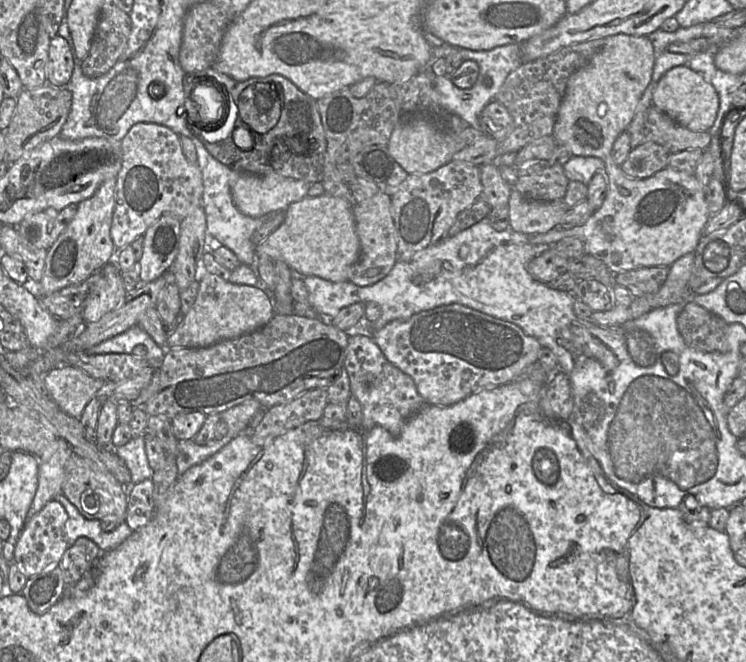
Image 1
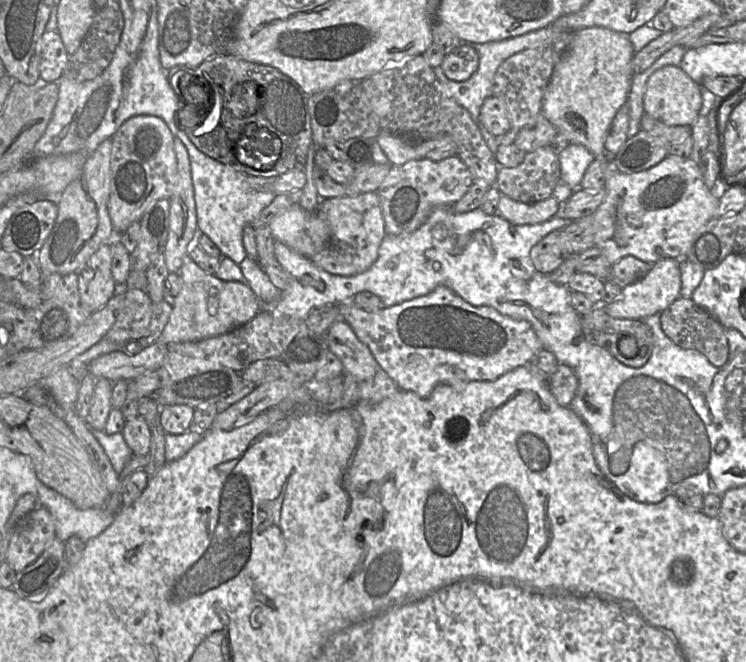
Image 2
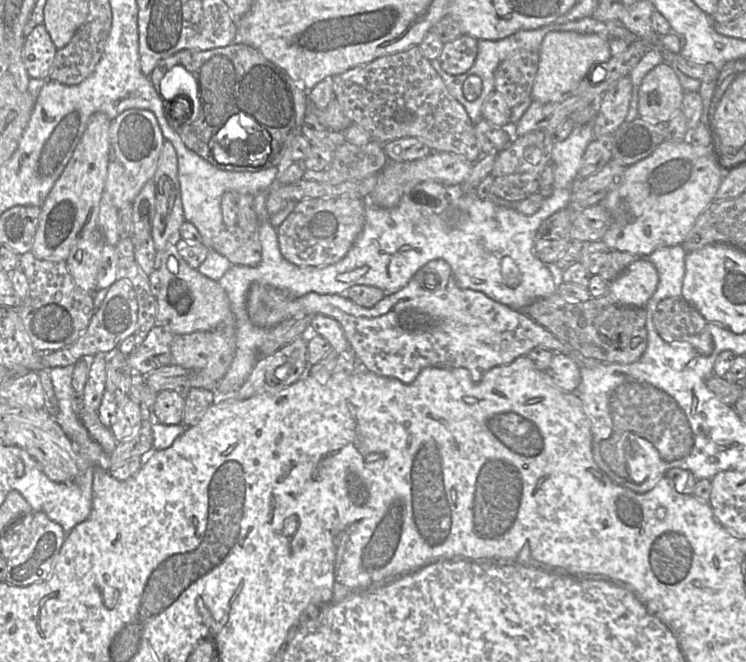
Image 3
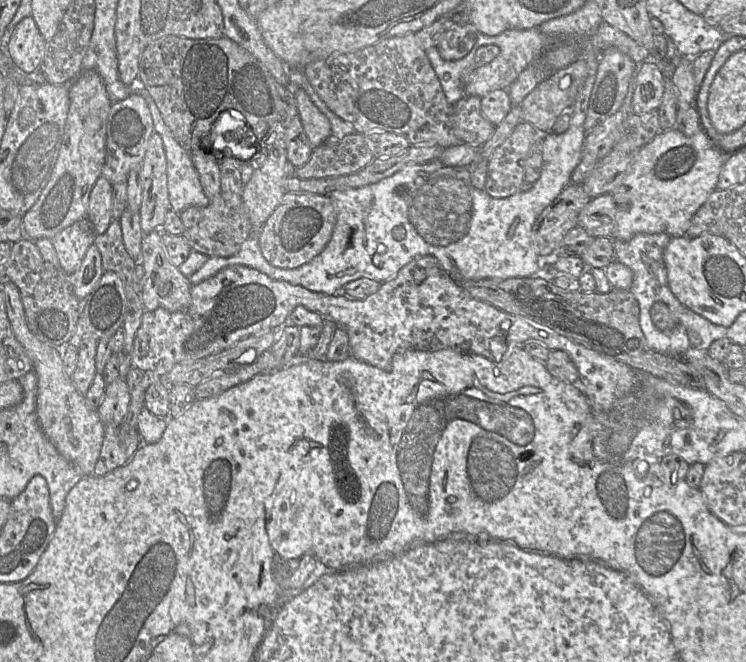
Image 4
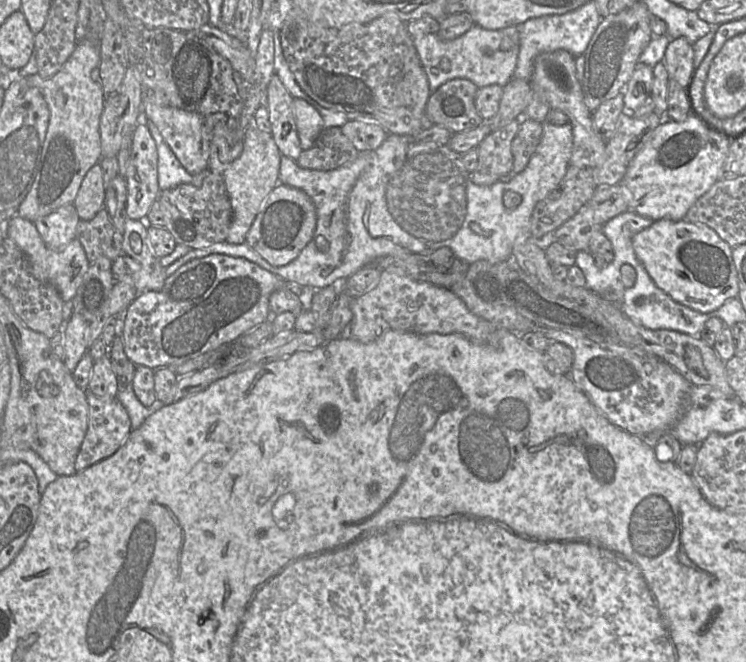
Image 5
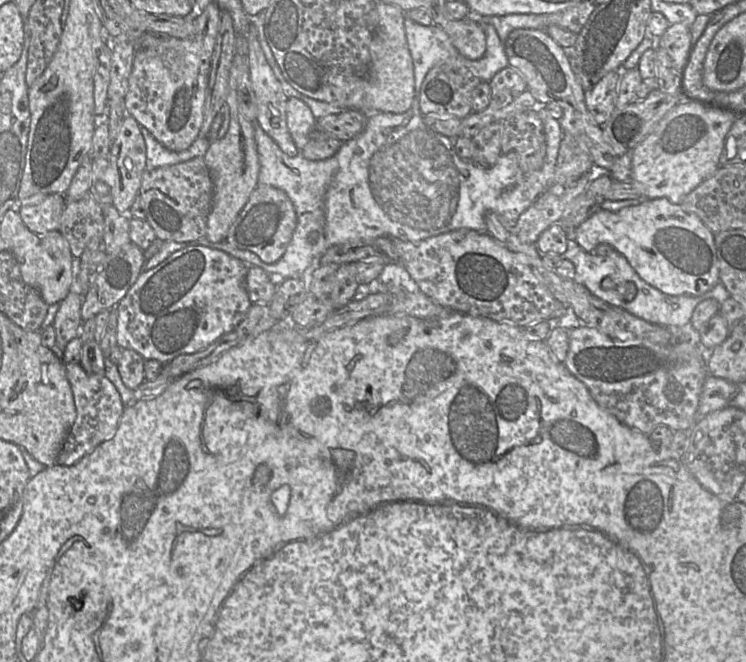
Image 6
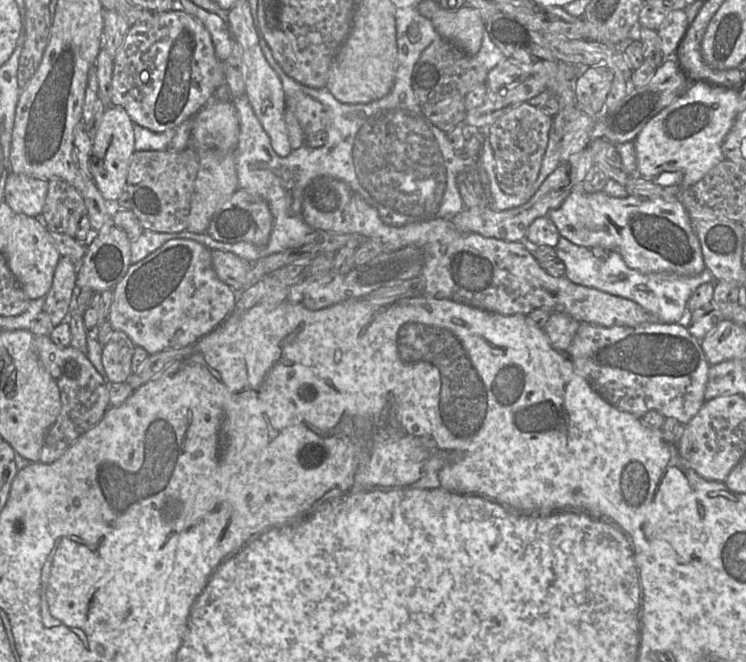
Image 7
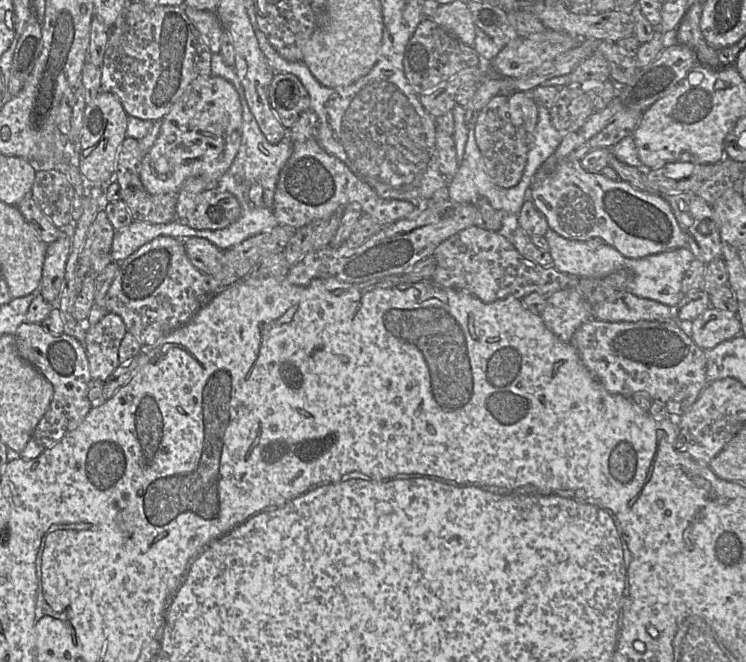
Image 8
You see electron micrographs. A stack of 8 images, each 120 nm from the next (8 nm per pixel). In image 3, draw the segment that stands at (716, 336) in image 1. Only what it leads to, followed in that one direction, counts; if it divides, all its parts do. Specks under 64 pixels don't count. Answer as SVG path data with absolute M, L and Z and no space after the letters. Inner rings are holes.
M683 297L660 300L652 319L658 334L666 342L688 342L703 356L712 353L714 345L708 321Z

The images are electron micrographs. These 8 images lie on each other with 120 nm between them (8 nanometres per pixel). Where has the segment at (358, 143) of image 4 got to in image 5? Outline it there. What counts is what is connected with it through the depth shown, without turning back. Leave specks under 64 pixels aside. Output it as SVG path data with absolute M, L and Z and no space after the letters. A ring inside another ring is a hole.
M328 127L321 131L311 148L302 151L296 162L304 169L330 171L352 162L358 154L340 127Z

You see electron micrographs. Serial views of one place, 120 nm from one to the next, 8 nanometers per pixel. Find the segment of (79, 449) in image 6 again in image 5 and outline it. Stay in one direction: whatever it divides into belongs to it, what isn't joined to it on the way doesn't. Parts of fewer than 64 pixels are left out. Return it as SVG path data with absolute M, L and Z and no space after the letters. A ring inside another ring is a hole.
M89 390L85 394L89 407L88 428L75 460L76 472L115 454L133 431L129 415L117 397L97 396Z

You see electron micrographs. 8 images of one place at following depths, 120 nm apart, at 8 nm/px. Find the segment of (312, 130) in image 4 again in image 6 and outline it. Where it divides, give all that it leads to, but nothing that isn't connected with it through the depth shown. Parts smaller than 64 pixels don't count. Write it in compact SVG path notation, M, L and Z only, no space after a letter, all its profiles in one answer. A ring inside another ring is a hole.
M289 97L286 111L287 128L296 148L300 151L308 143L309 135L316 128L317 119L302 100Z

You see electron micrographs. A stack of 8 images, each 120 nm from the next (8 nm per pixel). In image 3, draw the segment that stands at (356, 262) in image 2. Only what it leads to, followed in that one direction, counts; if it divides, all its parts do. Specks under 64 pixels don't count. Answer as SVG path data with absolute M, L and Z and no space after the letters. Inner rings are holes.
M309 198L296 202L293 211L277 227L282 256L299 267L325 267L340 261L351 249L364 226L366 199Z

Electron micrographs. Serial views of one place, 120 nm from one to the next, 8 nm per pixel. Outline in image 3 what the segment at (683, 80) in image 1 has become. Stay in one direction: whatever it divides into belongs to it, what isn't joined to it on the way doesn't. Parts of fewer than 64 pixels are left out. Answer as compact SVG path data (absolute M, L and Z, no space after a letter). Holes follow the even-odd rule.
M661 63L650 70L643 78L638 91L638 112L640 117L652 122L667 123L674 113L682 109L685 90L673 68Z

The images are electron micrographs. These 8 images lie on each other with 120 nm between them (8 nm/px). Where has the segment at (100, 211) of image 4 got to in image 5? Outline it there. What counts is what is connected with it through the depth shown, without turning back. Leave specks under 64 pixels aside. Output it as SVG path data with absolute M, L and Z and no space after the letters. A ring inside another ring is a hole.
M96 164L85 175L73 203L80 219L92 220L104 208L105 196L103 171Z

